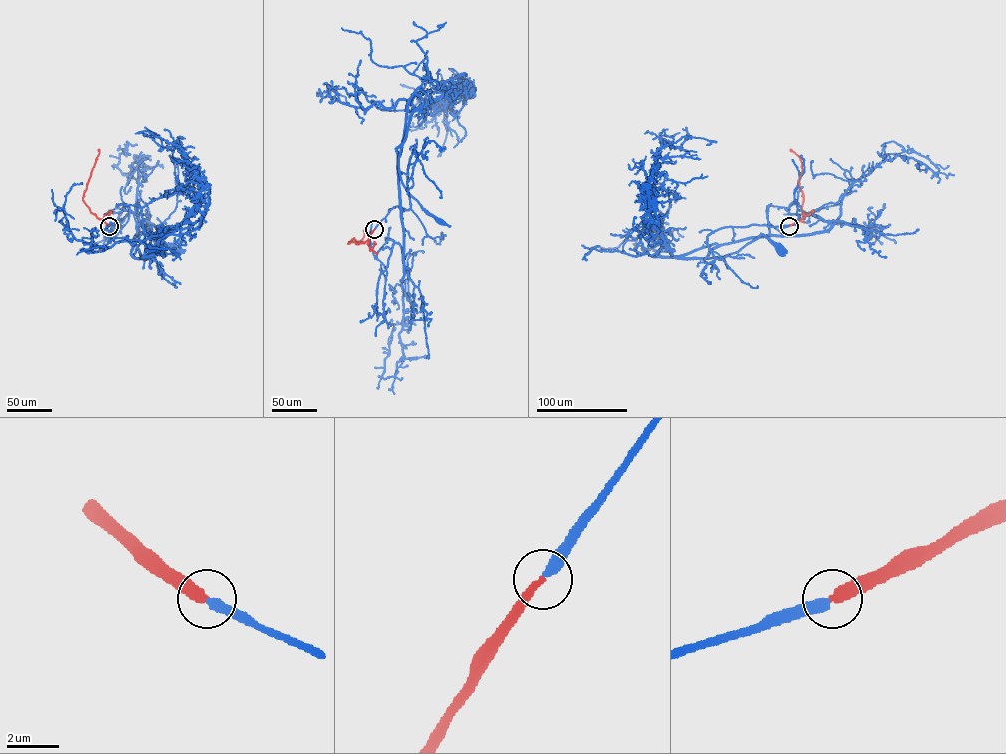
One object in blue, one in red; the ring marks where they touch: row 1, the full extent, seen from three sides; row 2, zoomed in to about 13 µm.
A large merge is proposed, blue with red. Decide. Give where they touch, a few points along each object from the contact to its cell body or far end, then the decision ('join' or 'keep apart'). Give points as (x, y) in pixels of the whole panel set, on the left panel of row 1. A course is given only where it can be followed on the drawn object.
(109, 226) | blue via (109, 225), (120, 229), (131, 210), (137, 229), (134, 257), (137, 247), (152, 234), (174, 252) | red via (109, 226), (91, 212), (83, 199), (99, 149) | keep apart

